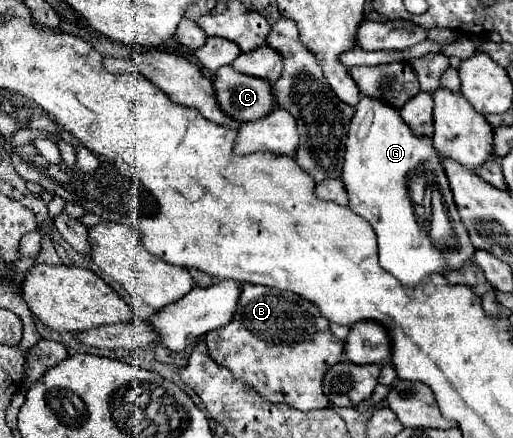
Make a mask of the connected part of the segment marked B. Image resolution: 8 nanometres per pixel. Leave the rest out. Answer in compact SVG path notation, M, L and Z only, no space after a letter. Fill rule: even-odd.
M245 283L239 297L239 309L233 321L221 329L207 333L205 343L209 347L211 359L217 365L227 367L243 387L253 389L261 399L269 403L287 403L299 411L331 407L331 401L327 401L323 393L323 377L329 367L343 359L345 343L331 333L329 321L321 315L315 303L293 295L291 291Z

